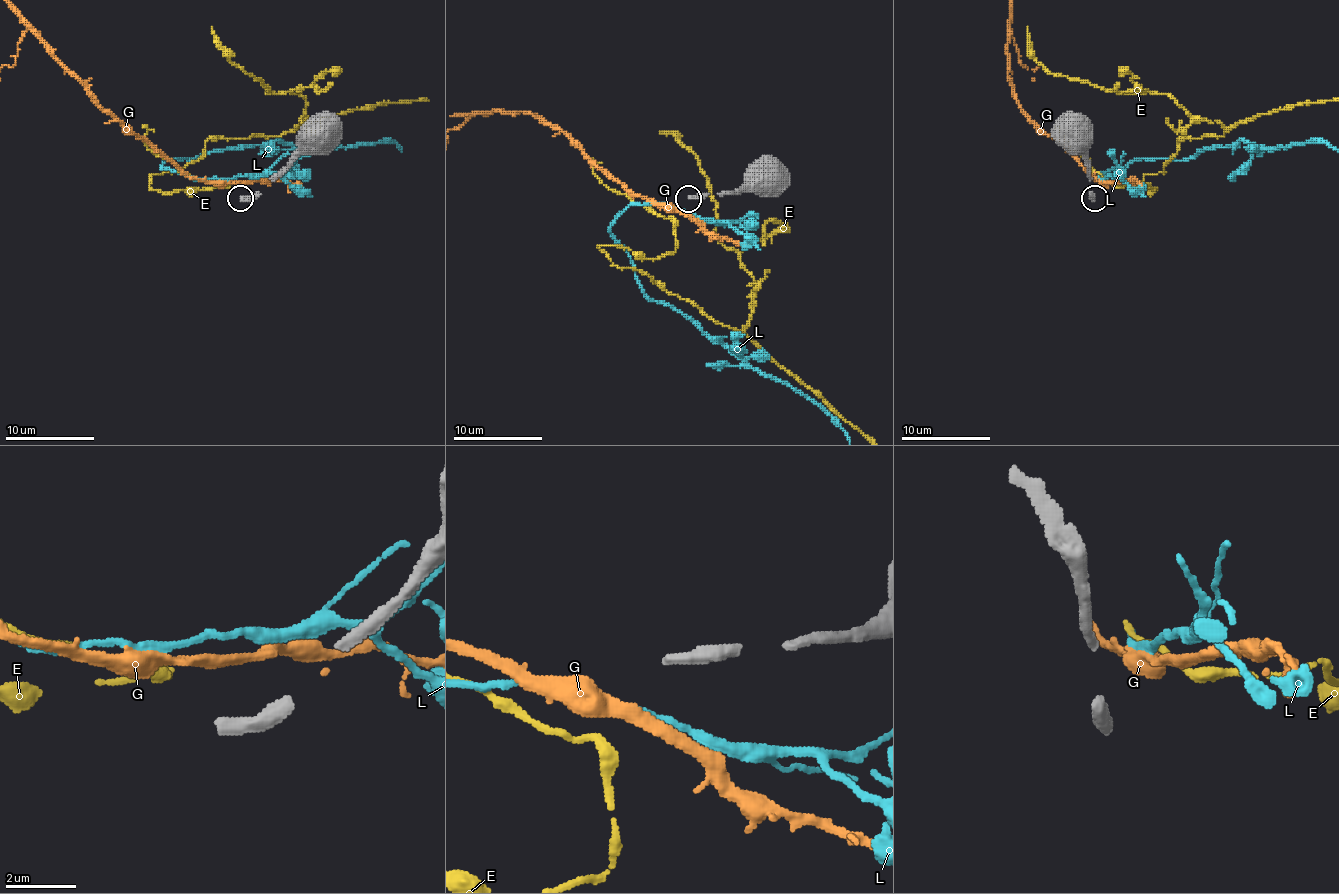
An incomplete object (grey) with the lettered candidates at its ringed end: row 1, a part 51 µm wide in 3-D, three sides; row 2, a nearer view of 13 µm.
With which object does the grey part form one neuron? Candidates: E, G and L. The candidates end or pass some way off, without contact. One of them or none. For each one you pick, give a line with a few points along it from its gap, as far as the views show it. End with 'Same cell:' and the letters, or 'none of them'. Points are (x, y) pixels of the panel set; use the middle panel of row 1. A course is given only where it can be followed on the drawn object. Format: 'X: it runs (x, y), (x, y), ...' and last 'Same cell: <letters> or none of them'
Same cell: none of them

